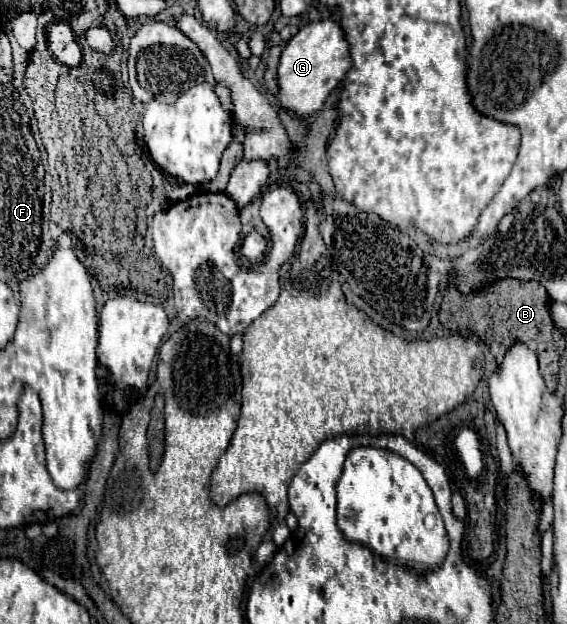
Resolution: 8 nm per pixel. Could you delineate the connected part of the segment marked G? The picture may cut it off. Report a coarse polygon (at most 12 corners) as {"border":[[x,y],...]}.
{"border":[[309,22],[283,48],[279,104],[323,108],[351,68],[341,24]]}

